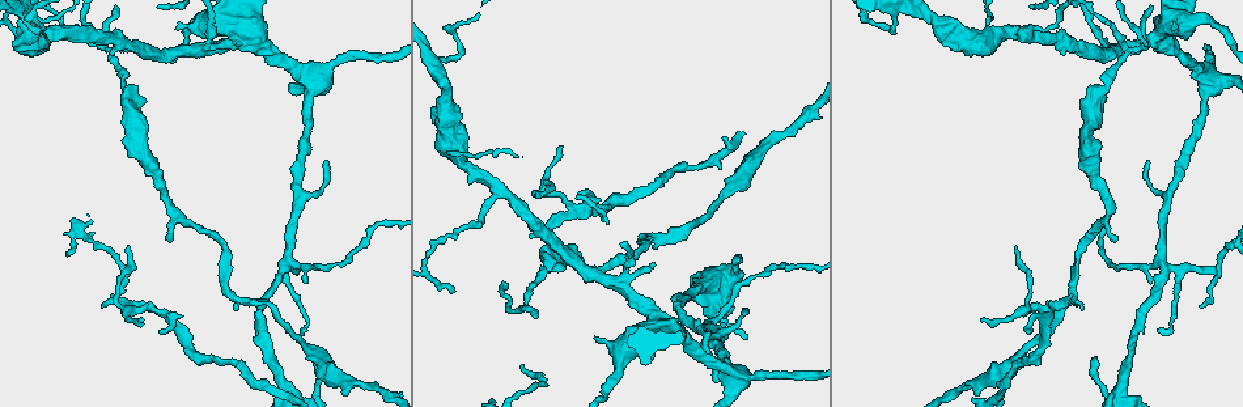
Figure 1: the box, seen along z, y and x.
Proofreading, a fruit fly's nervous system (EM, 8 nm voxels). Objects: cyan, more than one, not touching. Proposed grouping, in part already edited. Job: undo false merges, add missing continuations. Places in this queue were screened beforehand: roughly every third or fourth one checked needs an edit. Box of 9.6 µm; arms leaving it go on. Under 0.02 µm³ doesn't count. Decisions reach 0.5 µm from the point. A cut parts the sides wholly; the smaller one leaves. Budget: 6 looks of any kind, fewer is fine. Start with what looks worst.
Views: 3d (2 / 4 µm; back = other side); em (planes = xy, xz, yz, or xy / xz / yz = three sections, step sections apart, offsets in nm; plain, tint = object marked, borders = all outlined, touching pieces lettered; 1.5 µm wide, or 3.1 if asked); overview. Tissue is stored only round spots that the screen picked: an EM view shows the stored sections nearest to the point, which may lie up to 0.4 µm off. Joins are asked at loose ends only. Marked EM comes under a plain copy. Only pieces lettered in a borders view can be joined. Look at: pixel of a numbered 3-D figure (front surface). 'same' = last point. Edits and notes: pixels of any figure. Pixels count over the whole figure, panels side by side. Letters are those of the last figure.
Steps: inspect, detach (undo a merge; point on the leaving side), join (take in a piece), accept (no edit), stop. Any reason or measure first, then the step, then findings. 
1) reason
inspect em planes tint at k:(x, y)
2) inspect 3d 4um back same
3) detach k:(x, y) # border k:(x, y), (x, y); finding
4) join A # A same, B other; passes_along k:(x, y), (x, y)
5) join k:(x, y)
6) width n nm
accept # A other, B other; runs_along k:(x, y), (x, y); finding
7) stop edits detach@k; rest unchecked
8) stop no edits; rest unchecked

tapers out
inspect em yz step 4 tint at 1:(1070, 294)

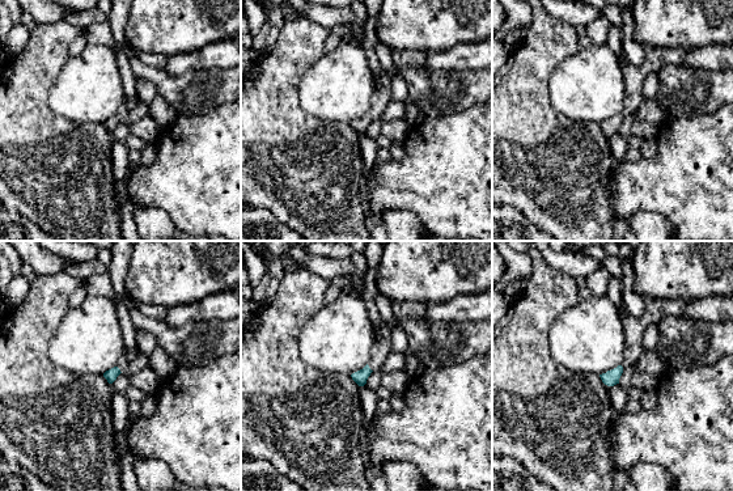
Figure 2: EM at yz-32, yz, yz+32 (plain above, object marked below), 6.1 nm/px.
another direction
inspect em planes borders same

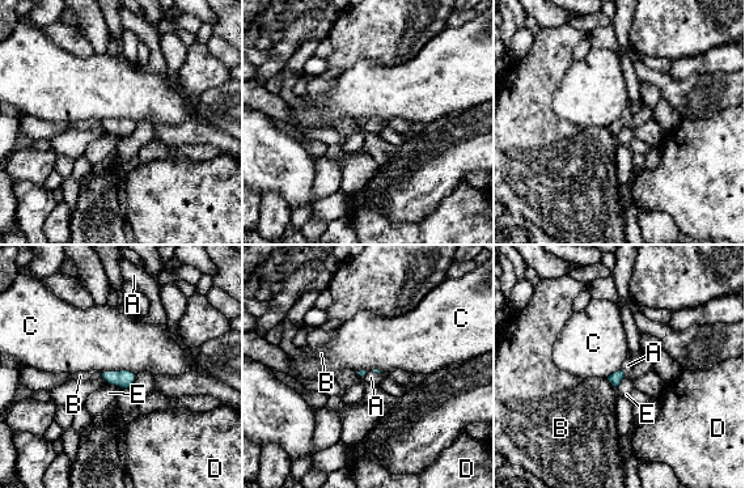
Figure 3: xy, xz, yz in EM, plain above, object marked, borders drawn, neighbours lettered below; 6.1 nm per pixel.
join A # A same, B other, C other, D other, E other; it goes on there

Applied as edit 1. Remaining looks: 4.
inspect overview

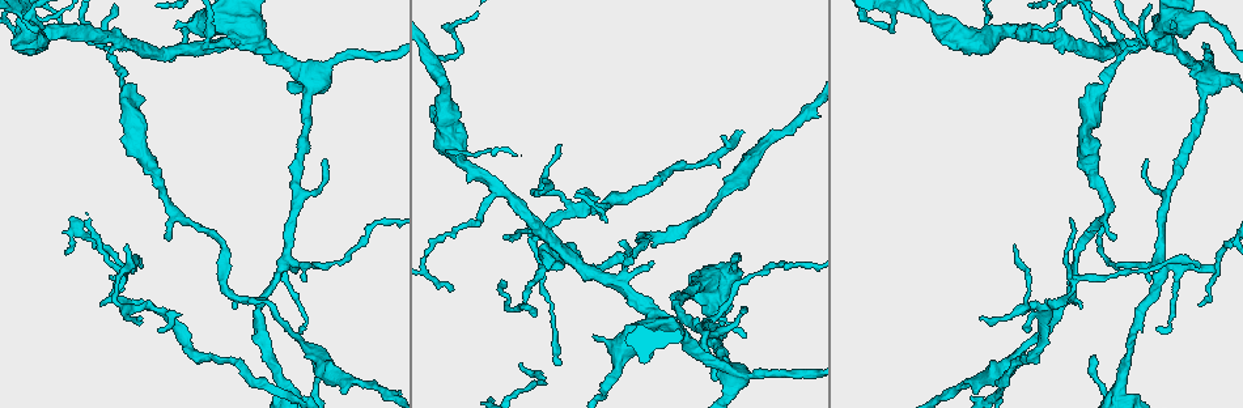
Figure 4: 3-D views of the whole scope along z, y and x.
free end
inspect 3d 2um at 4:(297, 269)

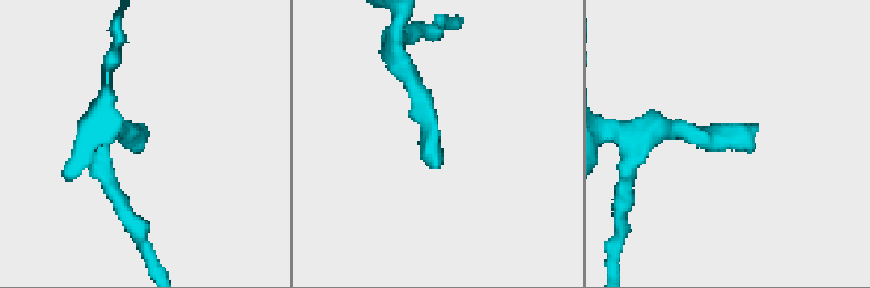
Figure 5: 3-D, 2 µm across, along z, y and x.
shape alone is not enough
inspect em planes borders at 5:(144, 124)

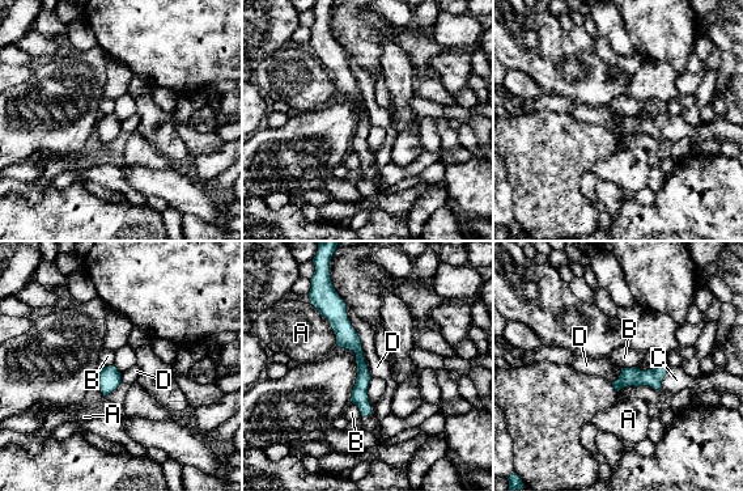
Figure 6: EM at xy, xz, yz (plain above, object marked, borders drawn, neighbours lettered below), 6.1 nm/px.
join C # A other, B other, C same, D other; it goes on there

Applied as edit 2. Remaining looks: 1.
stop edits join@3, join@6; rest unchecked

